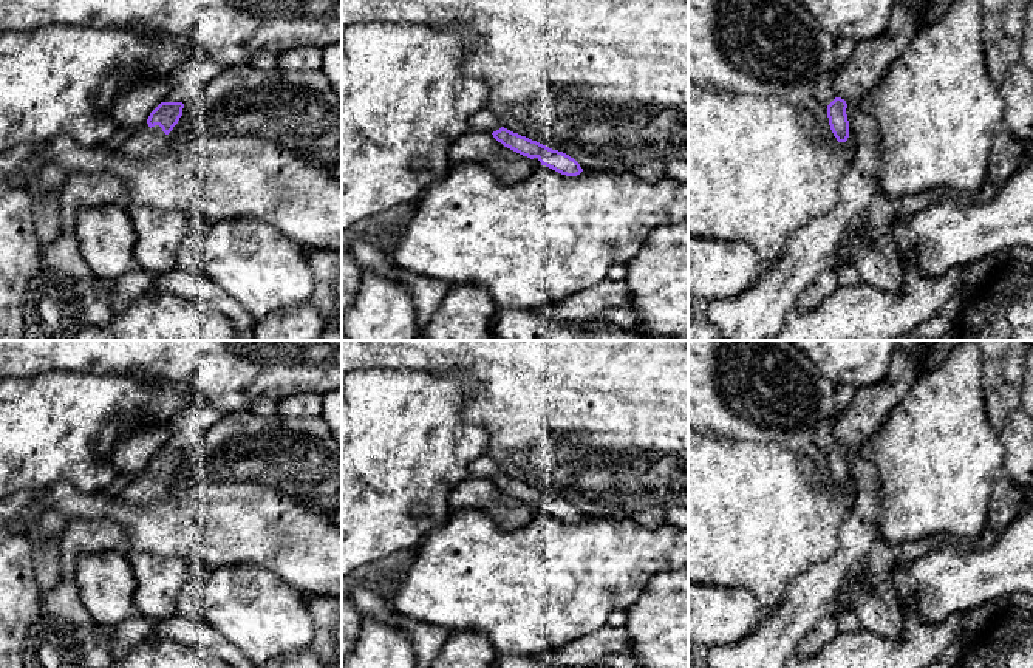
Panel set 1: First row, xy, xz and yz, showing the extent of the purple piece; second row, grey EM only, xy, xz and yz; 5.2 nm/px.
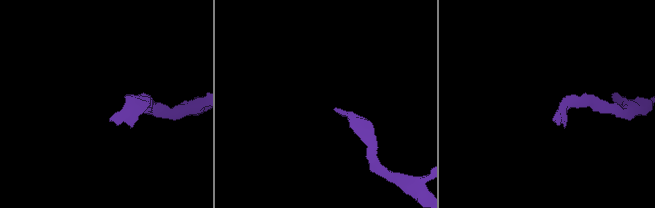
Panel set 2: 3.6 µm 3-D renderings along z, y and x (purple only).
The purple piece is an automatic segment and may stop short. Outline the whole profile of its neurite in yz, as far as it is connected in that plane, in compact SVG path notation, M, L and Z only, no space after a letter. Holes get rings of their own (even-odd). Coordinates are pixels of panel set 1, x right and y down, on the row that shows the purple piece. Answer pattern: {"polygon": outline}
{"polygon": "M835 97L827 105L829 125L838 142L846 142L849 138L849 121L846 114L847 104L841 97Z"}

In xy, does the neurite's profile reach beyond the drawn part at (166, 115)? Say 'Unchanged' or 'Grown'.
Grown

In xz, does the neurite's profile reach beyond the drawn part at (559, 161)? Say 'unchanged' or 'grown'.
unchanged

